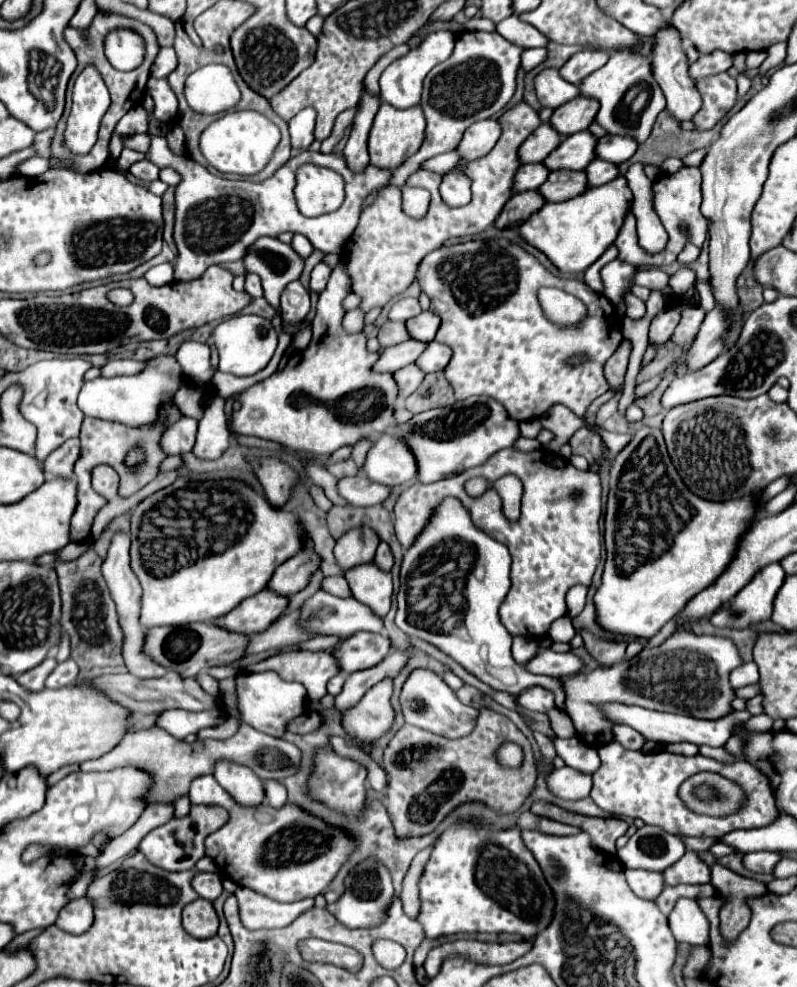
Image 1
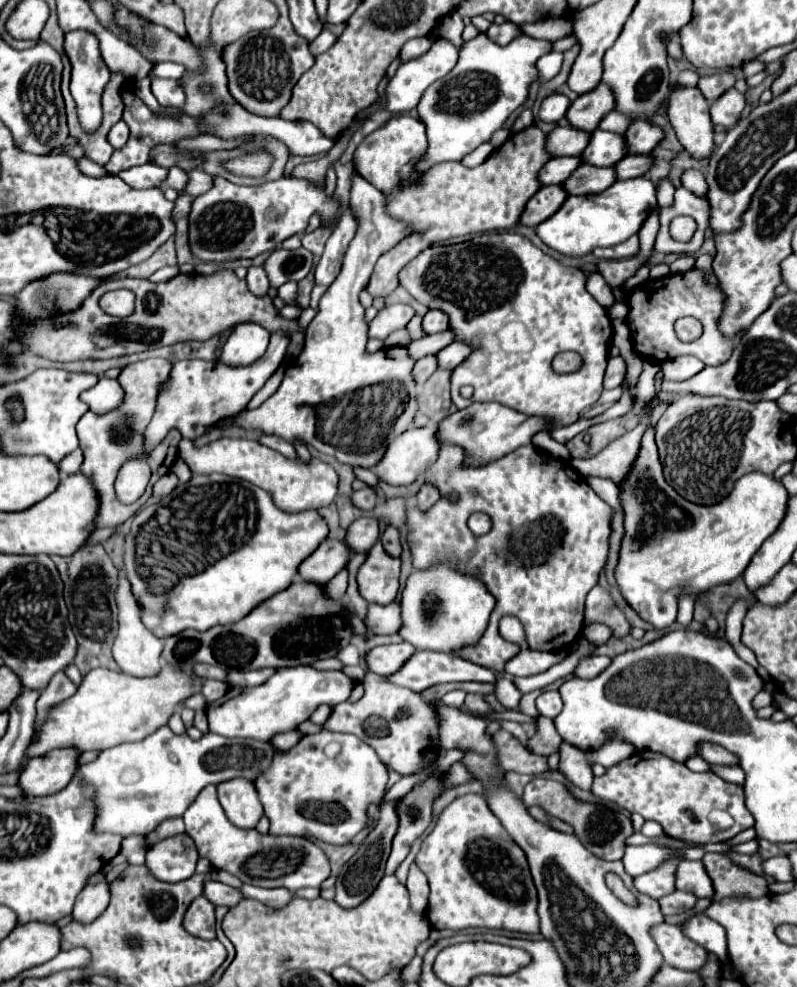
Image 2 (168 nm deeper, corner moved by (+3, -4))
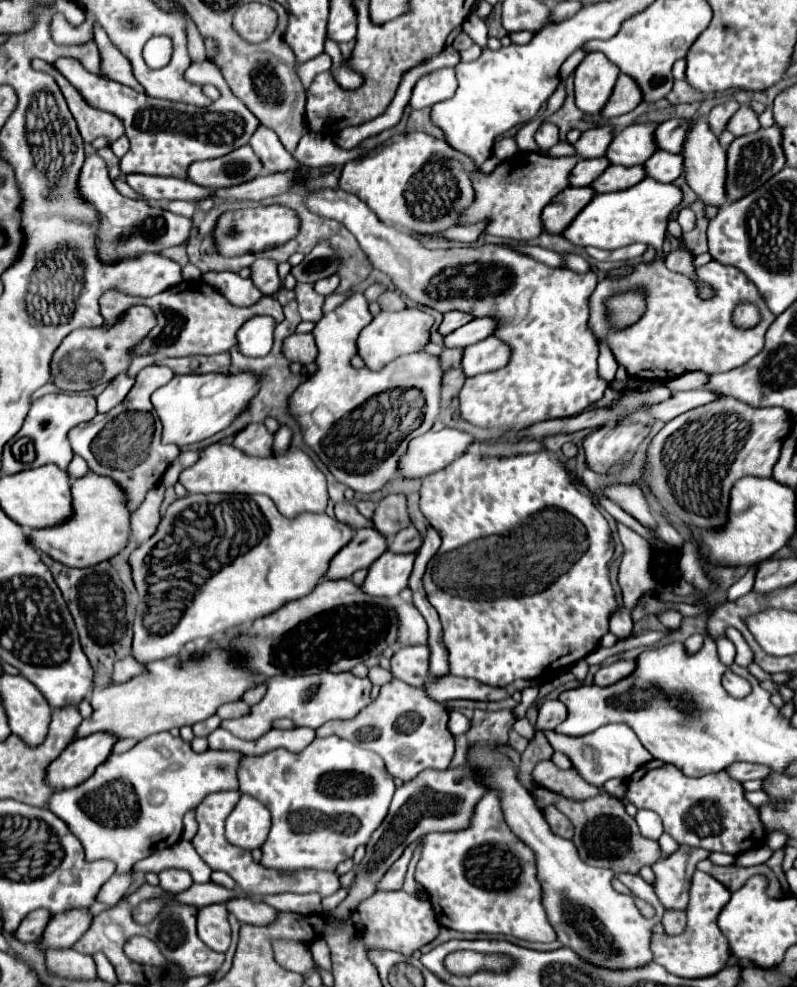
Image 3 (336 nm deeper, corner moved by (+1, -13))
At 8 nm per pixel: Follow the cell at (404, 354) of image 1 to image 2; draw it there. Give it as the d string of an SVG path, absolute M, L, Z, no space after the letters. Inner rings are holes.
M446 330L446 332L440 332L440 334L424 336L424 338L420 338L420 340L410 342L408 352L412 354L414 360L420 360L420 358L424 358L424 356L428 356L428 354L436 354L436 352L440 352L440 350L442 350L444 346L448 346L450 342L454 342L452 332Z

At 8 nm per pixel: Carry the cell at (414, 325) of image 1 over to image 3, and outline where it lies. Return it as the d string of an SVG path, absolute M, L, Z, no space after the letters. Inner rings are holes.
M450 311L450 313L444 315L444 321L440 323L438 331L440 331L442 335L448 335L448 333L452 333L454 329L466 325L466 323L472 321L472 319L474 319L474 317L472 317L470 313L464 313L464 311Z

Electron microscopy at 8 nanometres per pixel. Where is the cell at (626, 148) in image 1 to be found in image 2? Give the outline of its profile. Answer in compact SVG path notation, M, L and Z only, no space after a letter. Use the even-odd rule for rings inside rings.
M646 120L632 122L624 134L628 154L648 154L660 140L664 132Z

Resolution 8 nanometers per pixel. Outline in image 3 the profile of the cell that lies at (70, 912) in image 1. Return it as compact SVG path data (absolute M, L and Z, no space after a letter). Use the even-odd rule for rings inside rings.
M128 871L128 873L114 873L108 883L102 885L100 893L98 893L98 901L102 903L108 903L108 905L116 905L124 895L126 891L130 889L132 881L134 881L134 871Z

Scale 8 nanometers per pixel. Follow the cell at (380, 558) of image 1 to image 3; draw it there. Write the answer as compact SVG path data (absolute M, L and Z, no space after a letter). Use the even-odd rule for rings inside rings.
M410 525L410 527L402 529L390 541L390 551L392 553L414 553L414 551L420 549L420 545L422 545L422 535L414 525Z

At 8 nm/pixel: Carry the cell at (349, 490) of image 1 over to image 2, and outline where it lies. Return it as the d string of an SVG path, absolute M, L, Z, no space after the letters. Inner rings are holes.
M362 488L362 490L356 490L352 492L352 504L360 510L372 510L374 504L376 504L376 494L372 488Z

